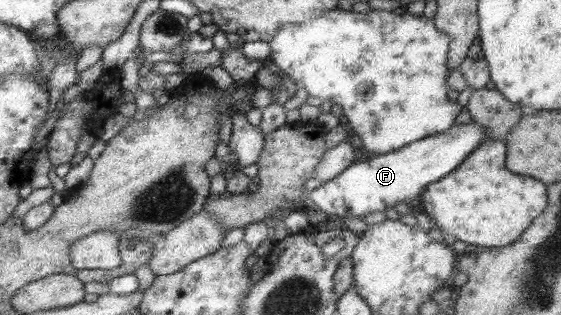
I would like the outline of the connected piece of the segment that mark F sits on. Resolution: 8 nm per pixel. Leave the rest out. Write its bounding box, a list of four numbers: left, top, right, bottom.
[305,124,484,218]

